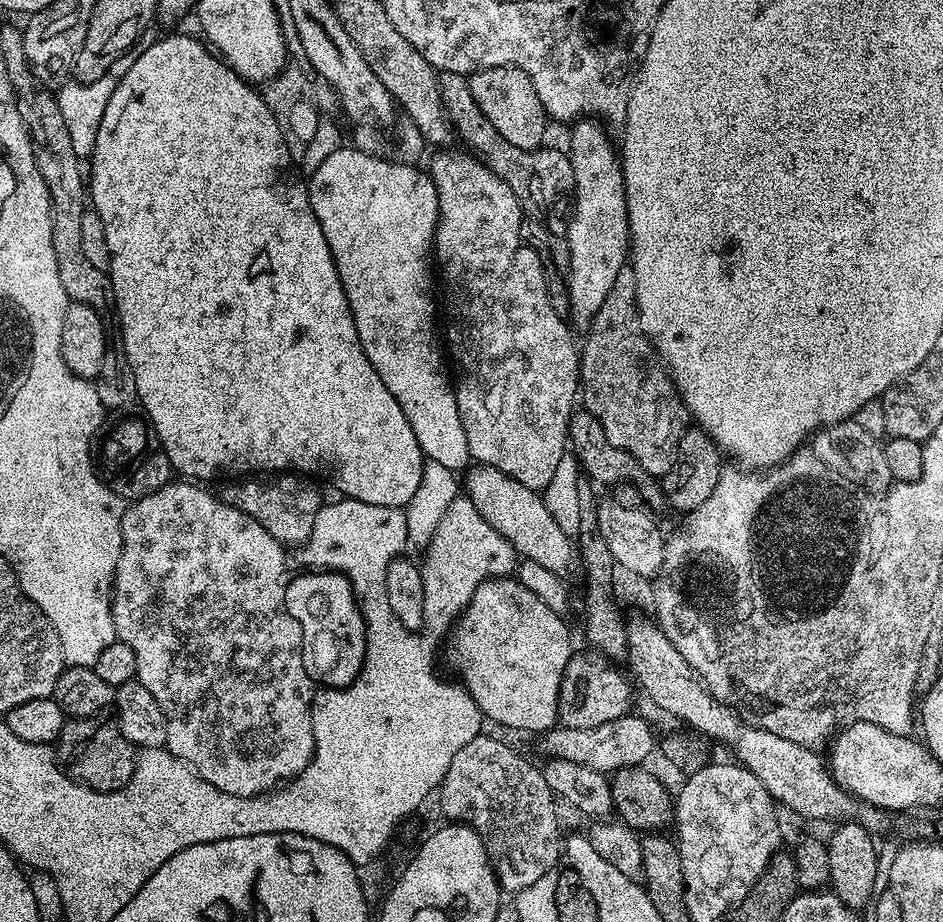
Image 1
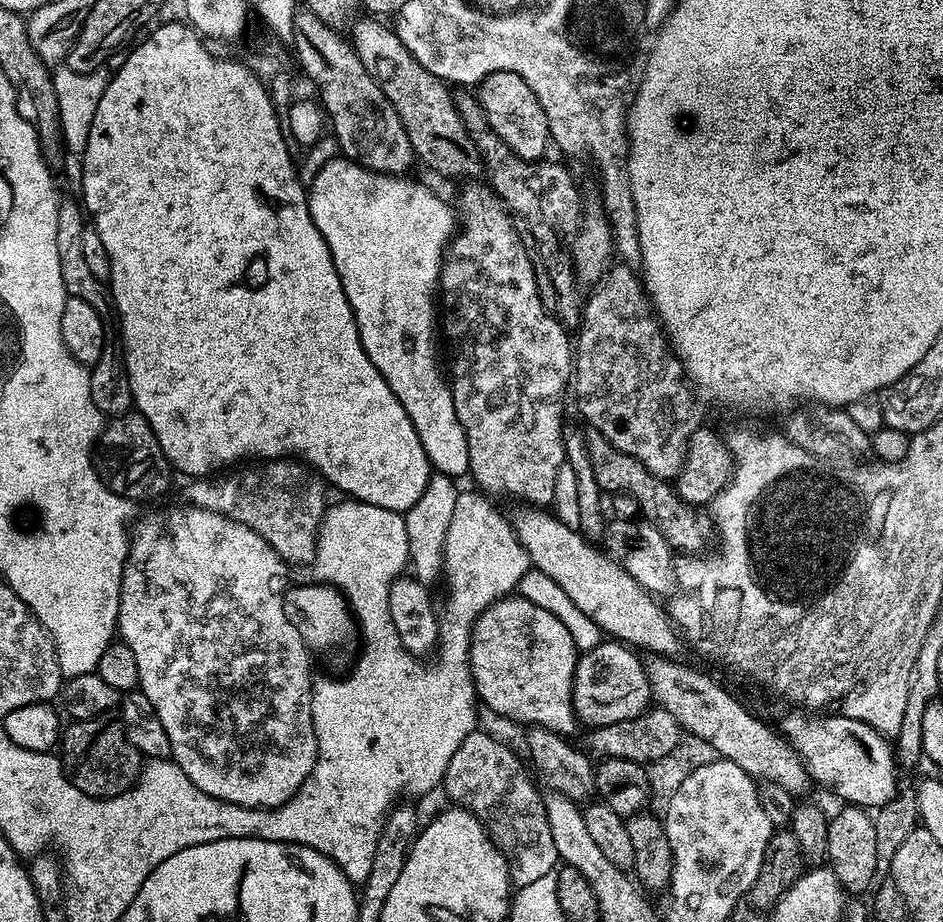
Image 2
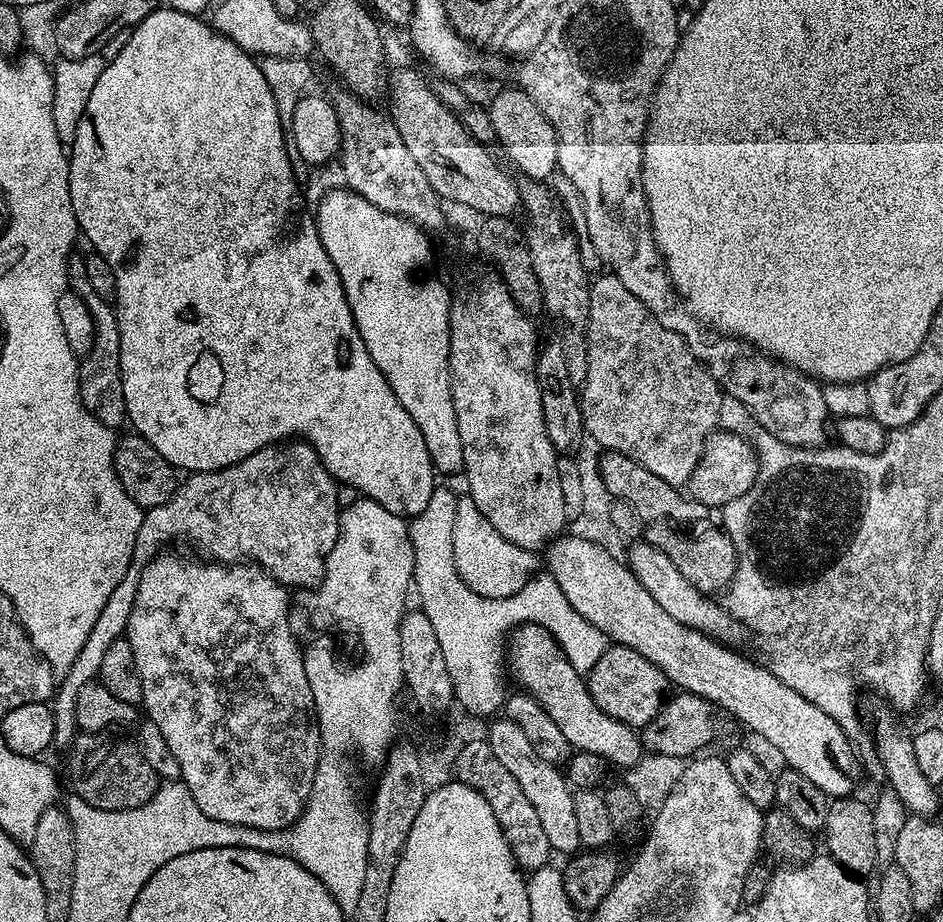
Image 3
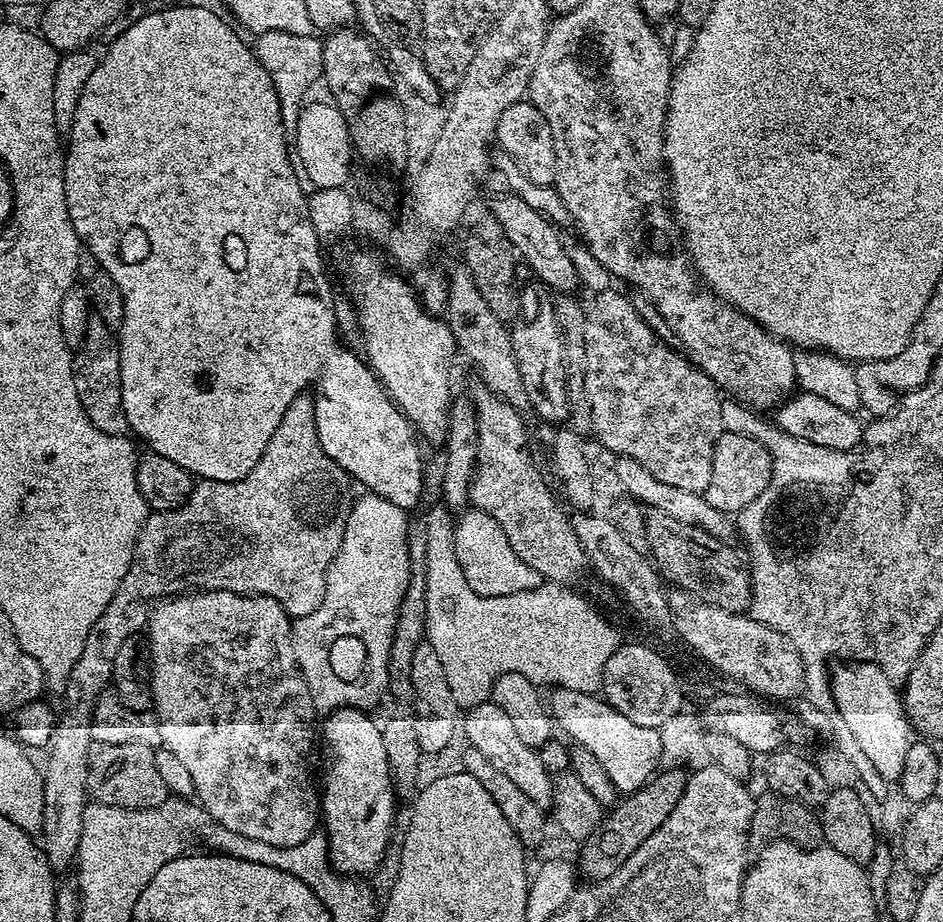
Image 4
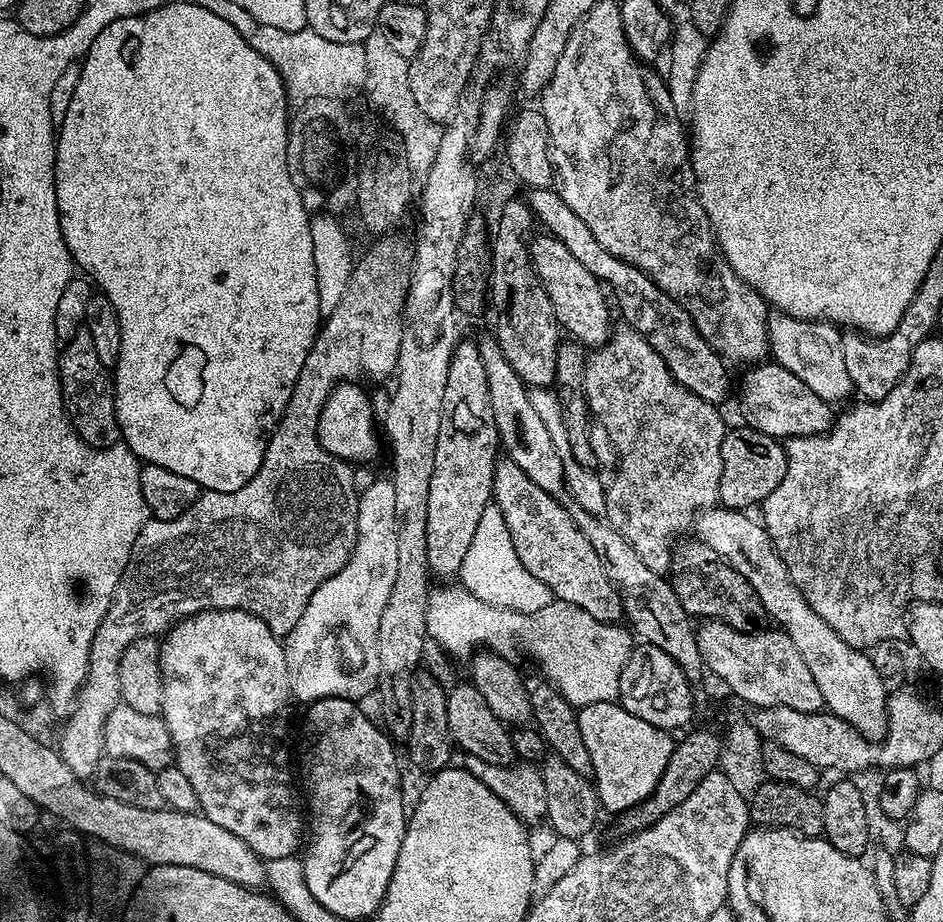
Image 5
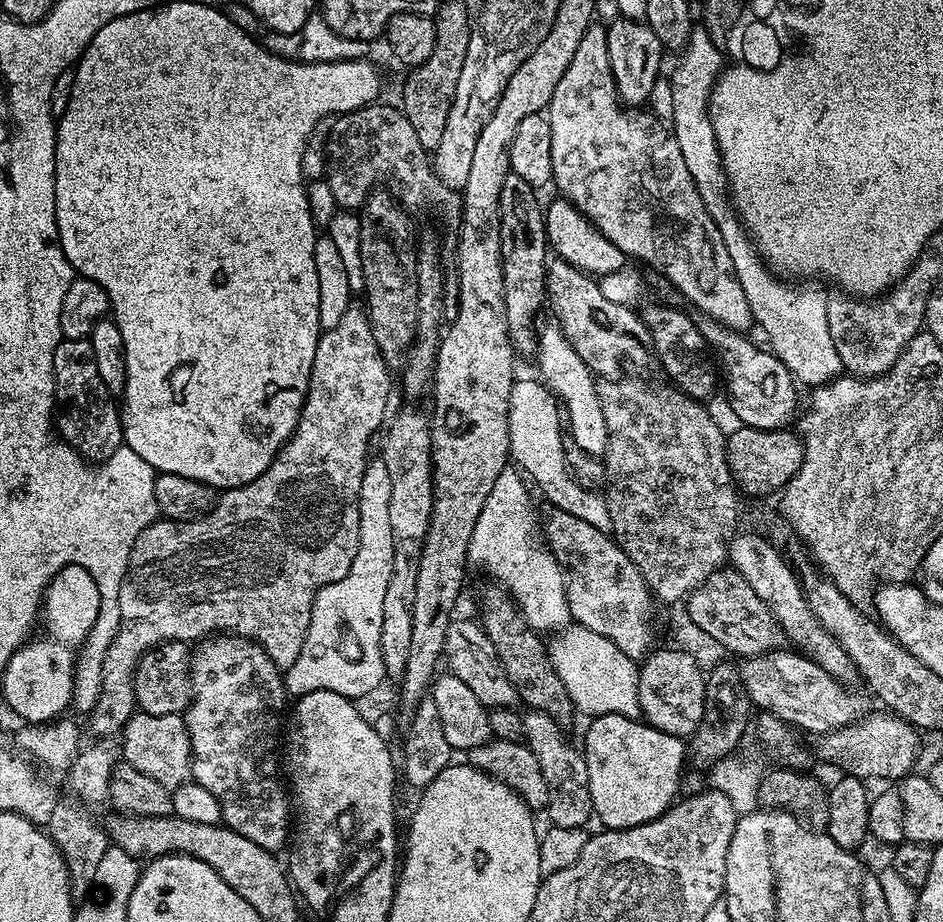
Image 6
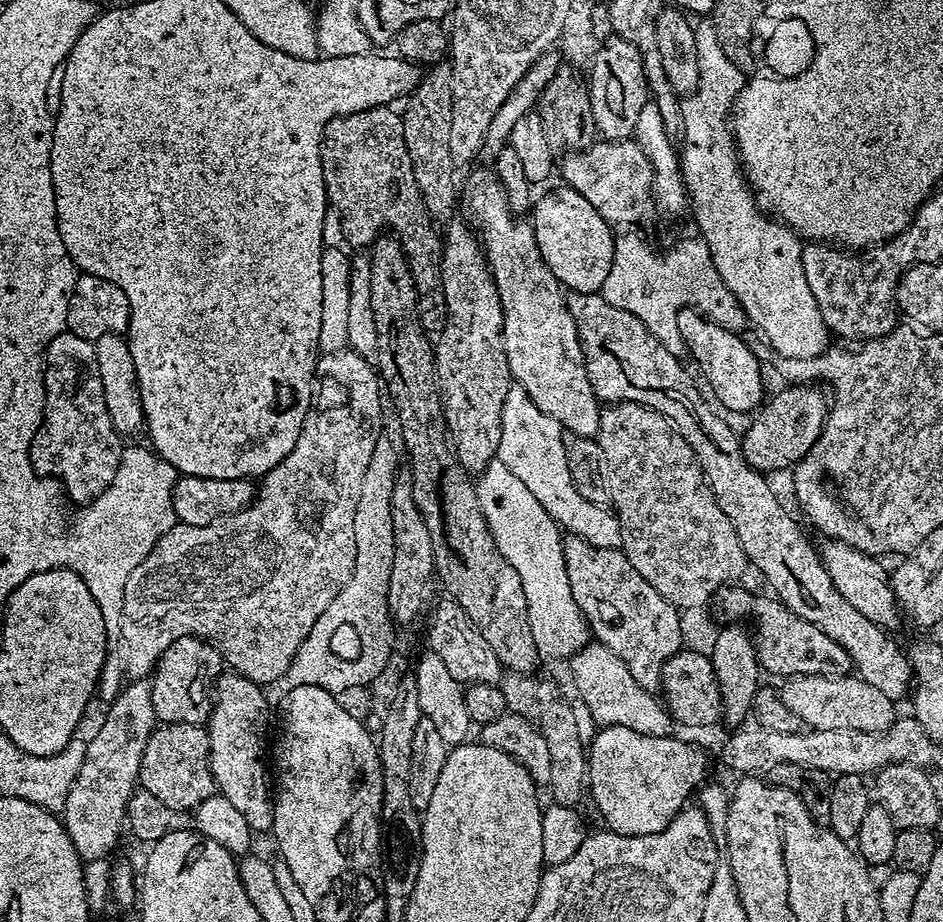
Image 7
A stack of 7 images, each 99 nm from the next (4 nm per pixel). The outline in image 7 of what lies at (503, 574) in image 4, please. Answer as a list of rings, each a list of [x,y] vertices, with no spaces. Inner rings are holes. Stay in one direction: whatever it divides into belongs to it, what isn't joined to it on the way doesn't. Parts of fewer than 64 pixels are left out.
[[[497,458],[492,460],[484,471],[479,473],[478,479],[475,481],[476,485],[476,497],[480,503],[480,509],[486,520],[486,526],[488,527],[488,533],[492,535],[492,542],[497,551],[500,552],[502,558],[506,560],[518,572],[518,578],[522,578],[522,590],[526,594],[526,606],[528,607],[528,617],[530,618],[530,634],[534,634],[534,646],[540,651],[541,657],[547,658],[548,656],[552,660],[564,660],[581,652],[590,643],[590,633],[588,631],[588,623],[584,620],[584,615],[578,610],[578,606],[574,602],[574,596],[570,594],[570,578],[566,578],[566,562],[564,561],[564,540],[562,539],[562,529],[560,525],[556,524],[554,518],[550,516],[542,508],[537,498],[534,498],[533,494],[530,494],[529,490],[526,490],[526,482],[523,475],[519,471],[511,472],[506,465],[502,462],[503,459]]]

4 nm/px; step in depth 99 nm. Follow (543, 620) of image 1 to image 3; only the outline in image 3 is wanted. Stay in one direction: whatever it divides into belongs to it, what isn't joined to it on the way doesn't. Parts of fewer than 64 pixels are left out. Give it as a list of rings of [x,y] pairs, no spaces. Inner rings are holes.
[[[526,623],[513,628],[506,641],[506,668],[517,680],[519,687],[533,700],[537,700],[554,718],[558,730],[566,734],[573,749],[604,757],[609,765],[617,764],[620,770],[634,767],[642,757],[642,740],[628,725],[610,718],[610,714],[600,712],[590,698],[585,677],[570,666],[566,654],[558,642],[541,624]]]

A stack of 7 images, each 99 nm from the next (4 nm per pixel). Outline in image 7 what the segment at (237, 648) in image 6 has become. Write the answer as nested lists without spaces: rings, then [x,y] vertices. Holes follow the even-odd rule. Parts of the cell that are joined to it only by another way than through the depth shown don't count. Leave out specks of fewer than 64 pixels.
[[[224,674],[214,685],[214,699],[212,713],[208,716],[206,727],[210,754],[208,765],[216,783],[219,795],[226,798],[246,818],[252,827],[253,833],[267,833],[272,826],[272,800],[270,799],[270,768],[264,765],[264,755],[269,755],[270,740],[268,744],[268,700],[264,697],[265,689],[254,681],[246,679],[239,674]]]

